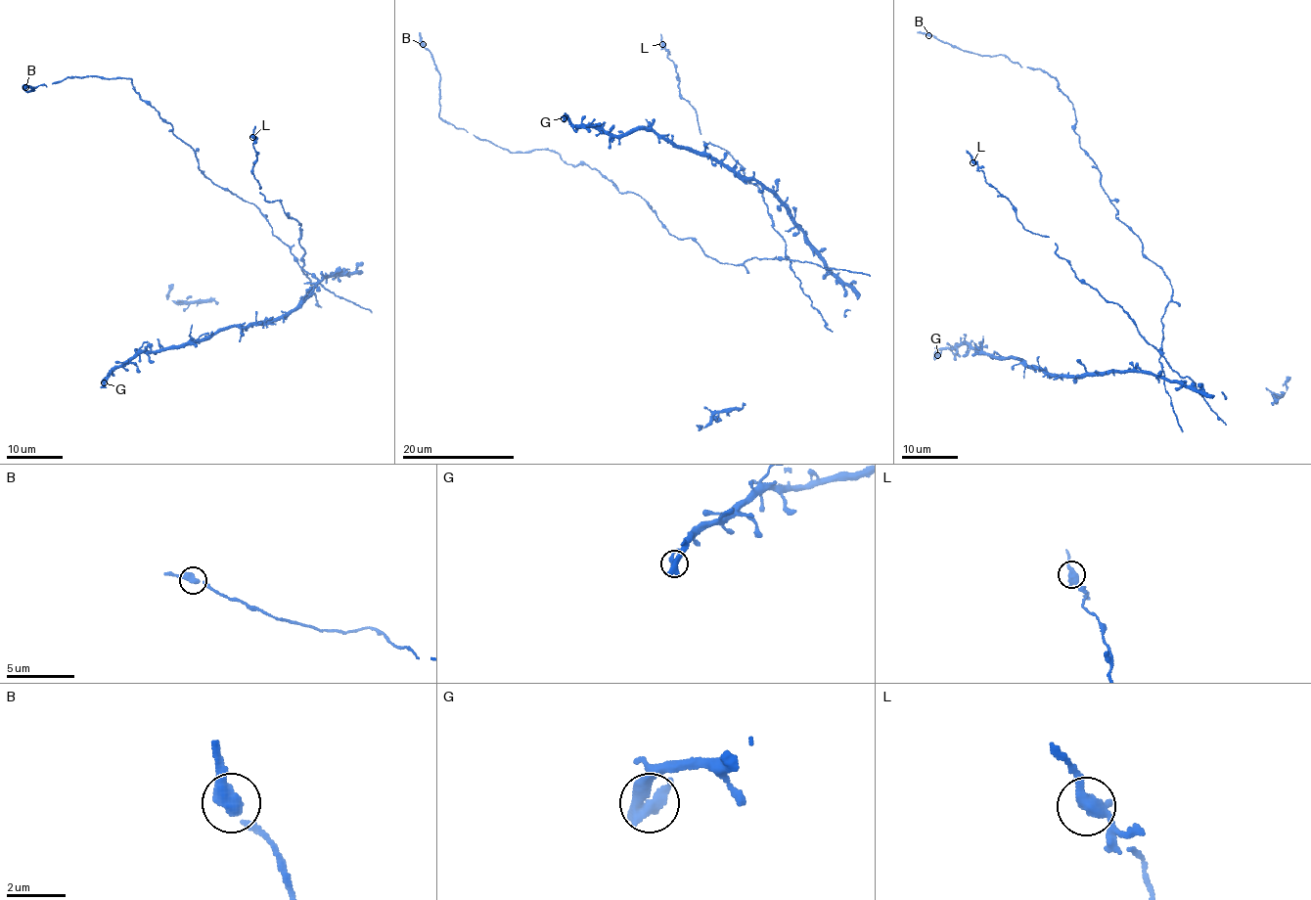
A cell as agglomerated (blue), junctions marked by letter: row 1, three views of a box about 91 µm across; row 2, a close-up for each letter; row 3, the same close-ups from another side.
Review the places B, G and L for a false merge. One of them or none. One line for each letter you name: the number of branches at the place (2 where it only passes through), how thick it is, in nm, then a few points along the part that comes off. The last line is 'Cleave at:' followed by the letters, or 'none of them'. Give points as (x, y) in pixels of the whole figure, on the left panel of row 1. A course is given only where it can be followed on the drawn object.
Cleave at: none of them

